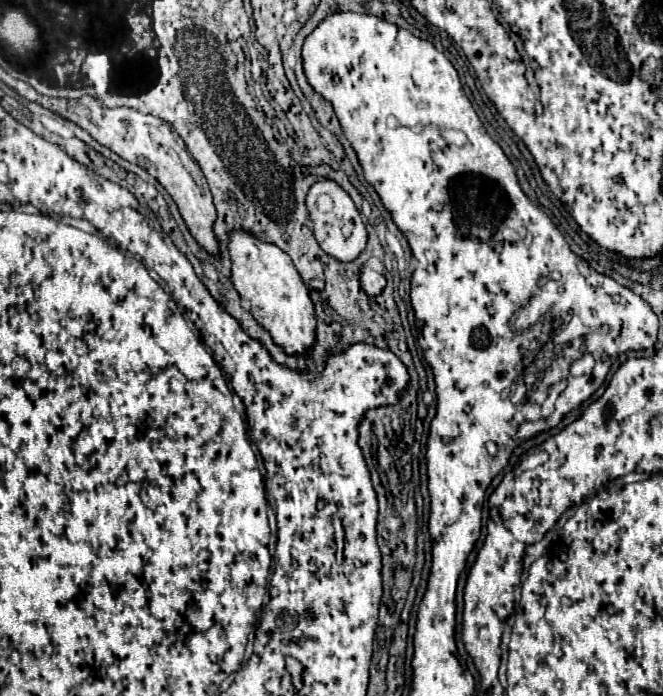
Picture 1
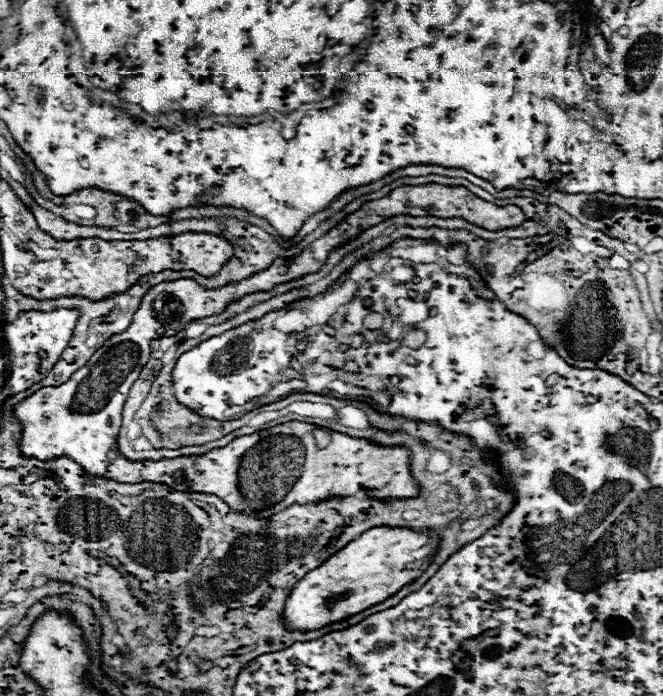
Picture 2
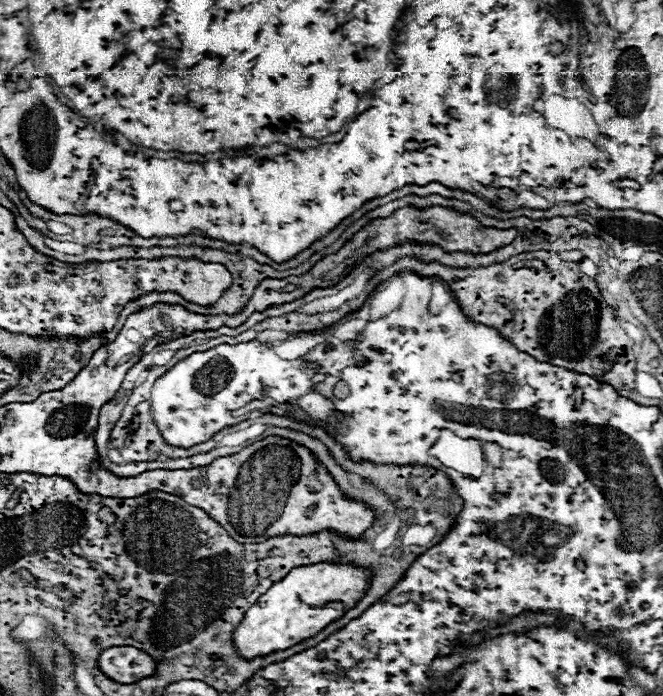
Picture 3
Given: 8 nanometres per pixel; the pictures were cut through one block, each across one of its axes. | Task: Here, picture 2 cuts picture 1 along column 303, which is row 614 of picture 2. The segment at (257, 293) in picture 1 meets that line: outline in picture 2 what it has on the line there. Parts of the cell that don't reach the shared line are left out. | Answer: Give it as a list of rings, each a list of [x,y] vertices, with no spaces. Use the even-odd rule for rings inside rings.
[[[372,528],[364,532],[296,582],[284,602],[284,626],[304,632],[320,630],[384,602],[428,568],[434,558],[434,548],[436,536],[428,532],[414,532],[408,528]]]

